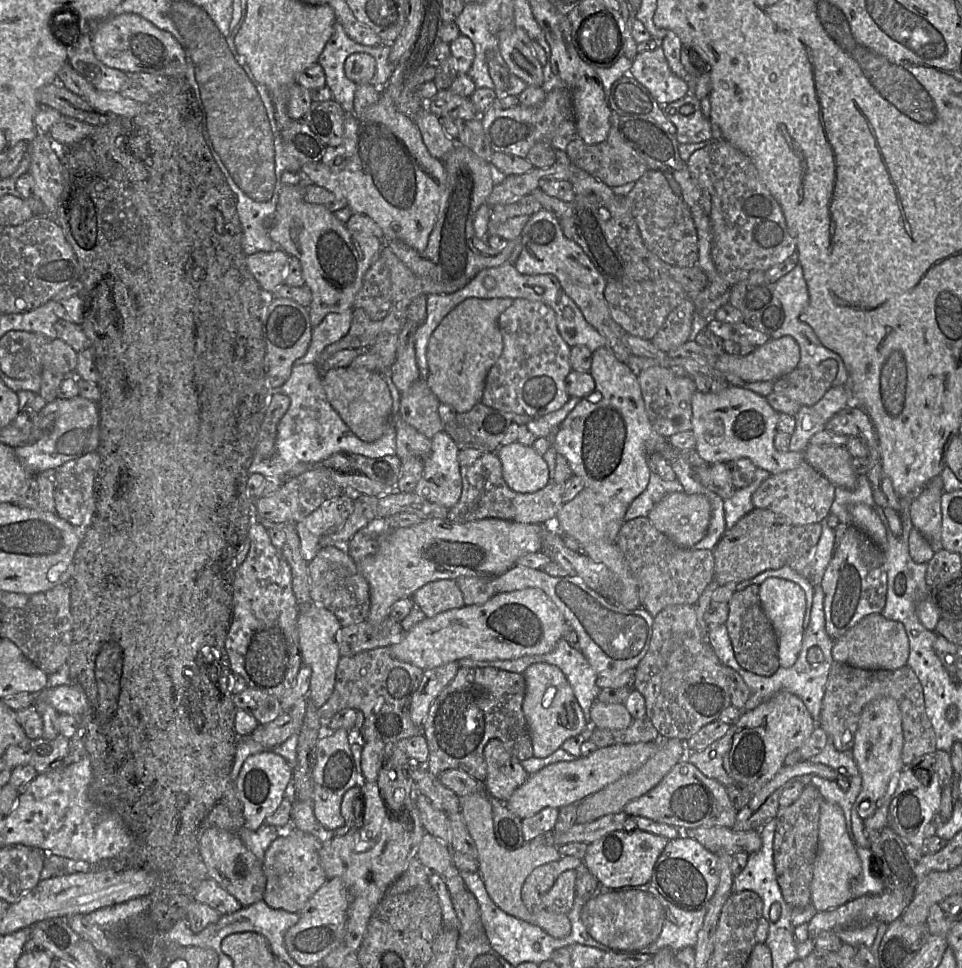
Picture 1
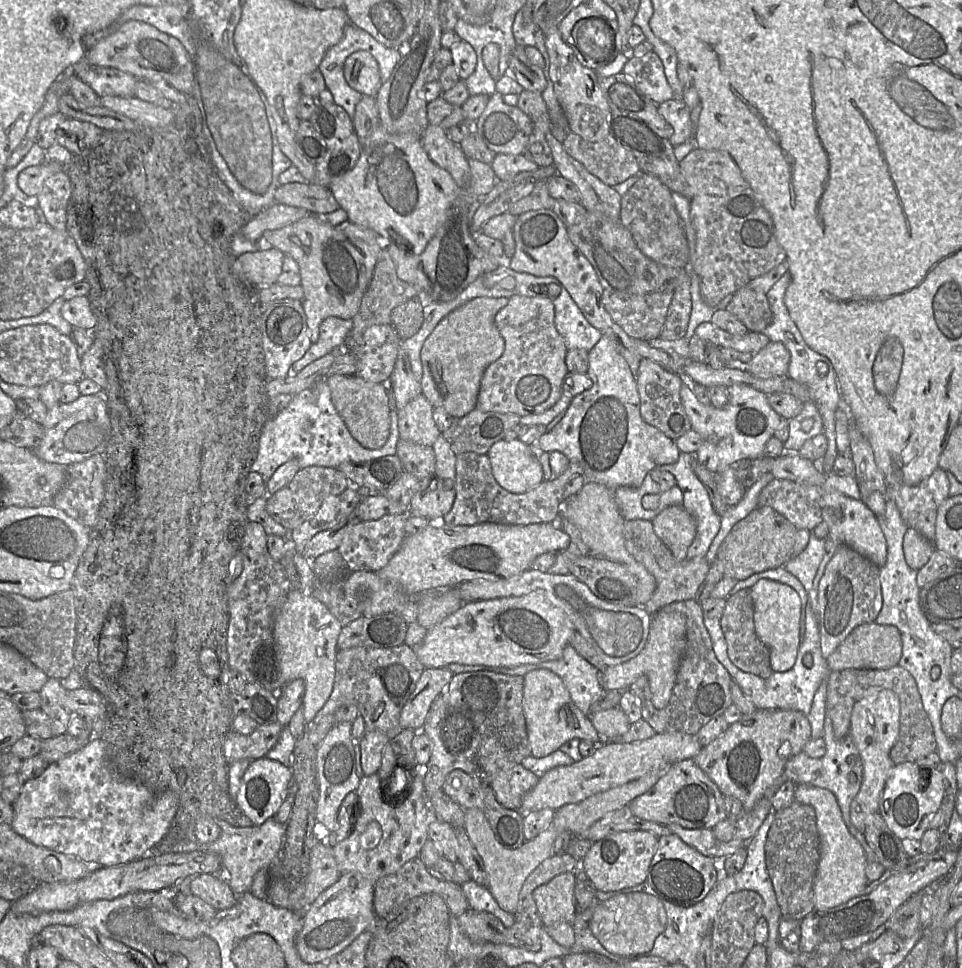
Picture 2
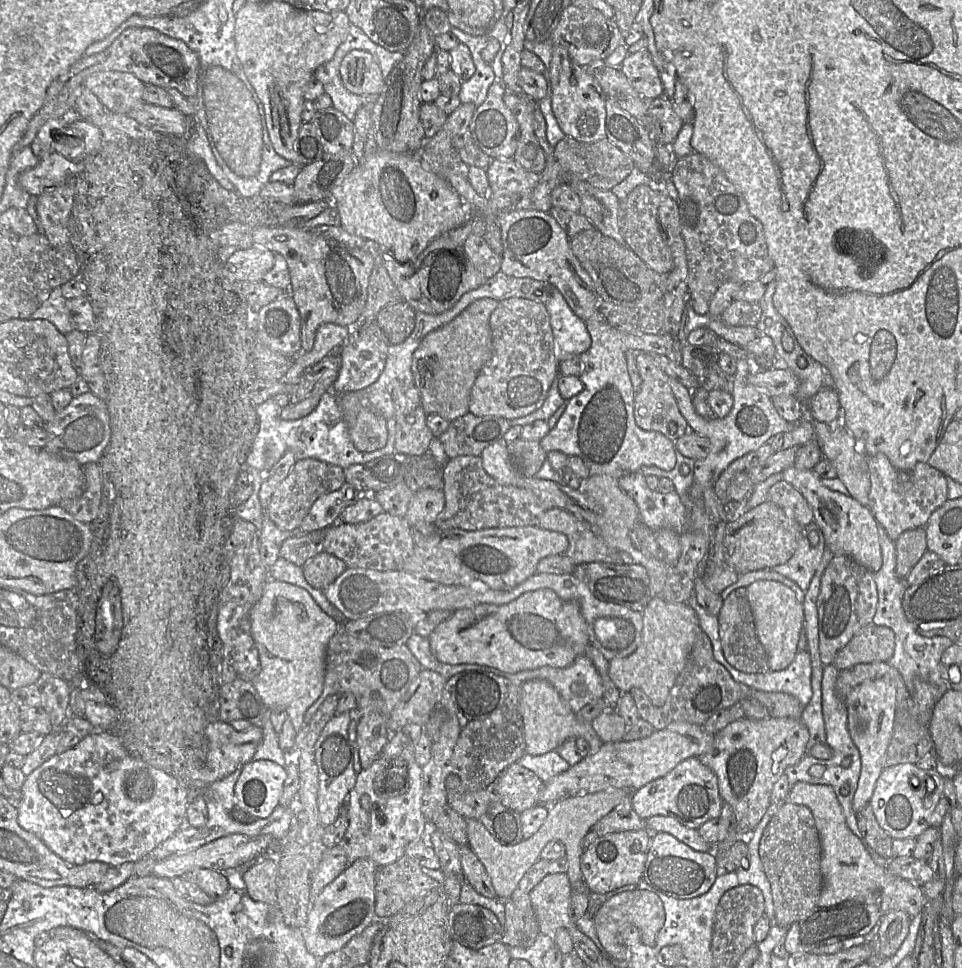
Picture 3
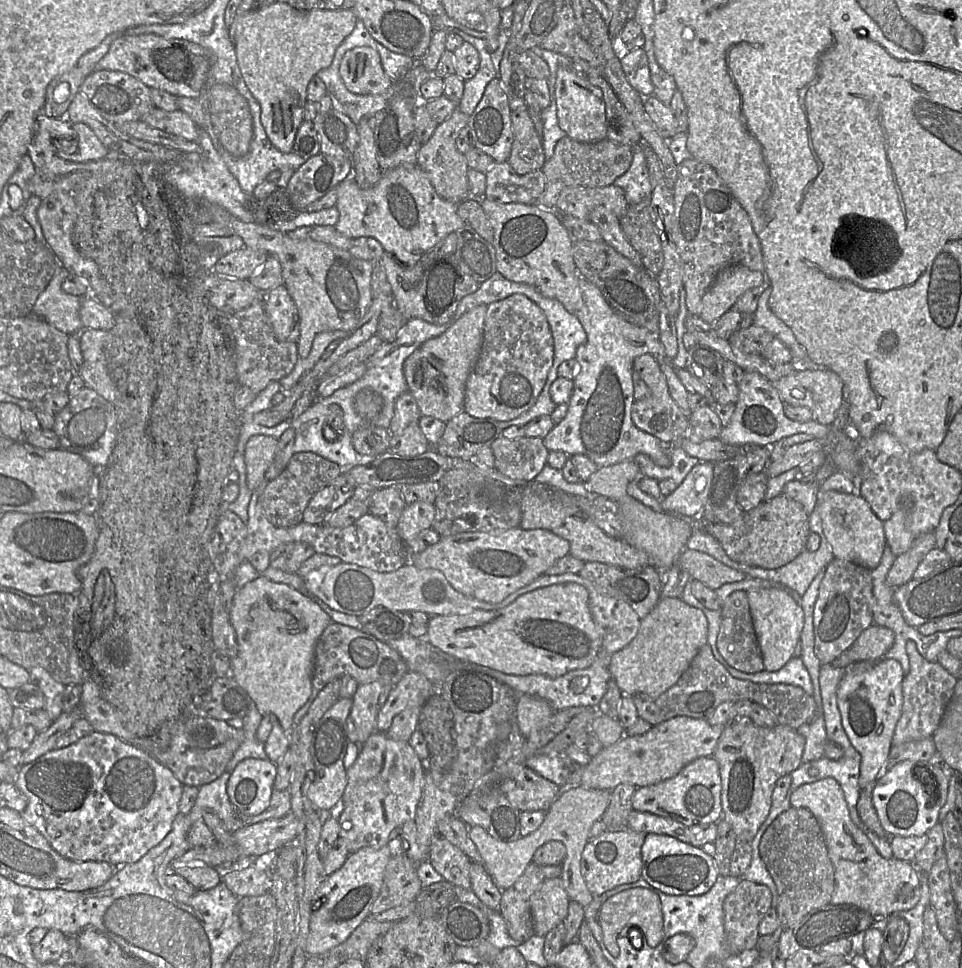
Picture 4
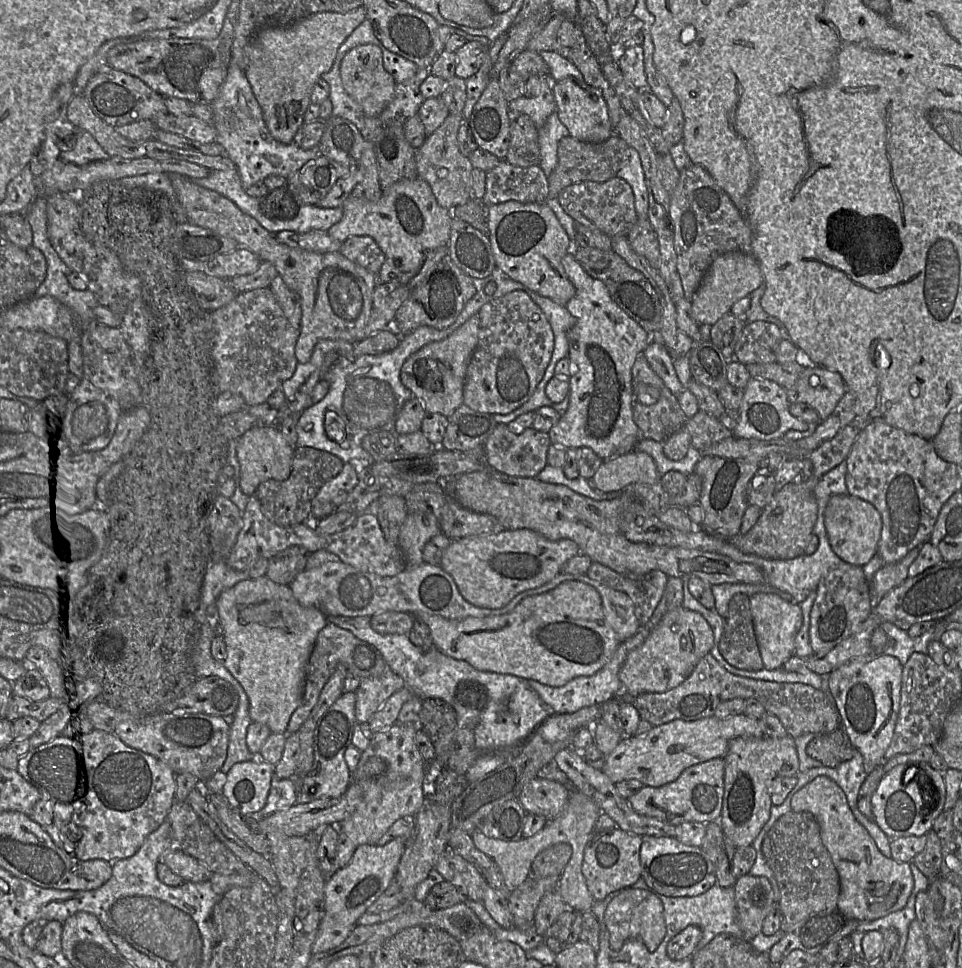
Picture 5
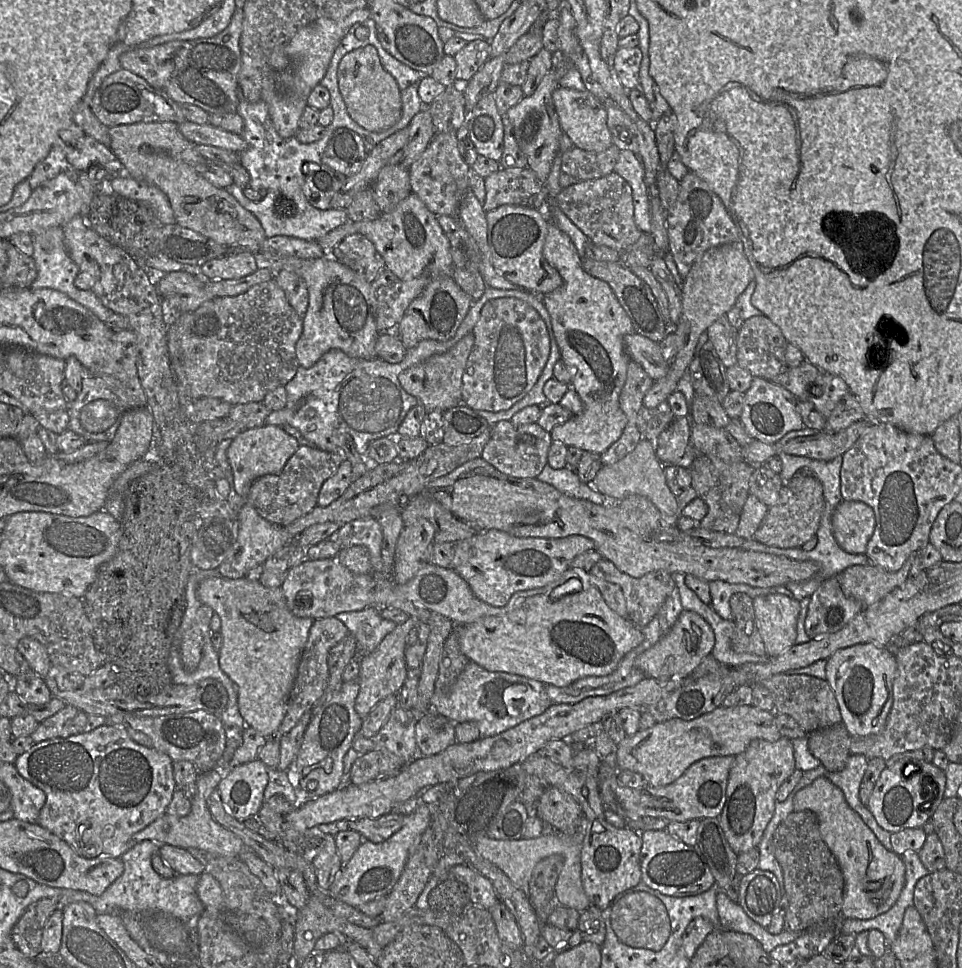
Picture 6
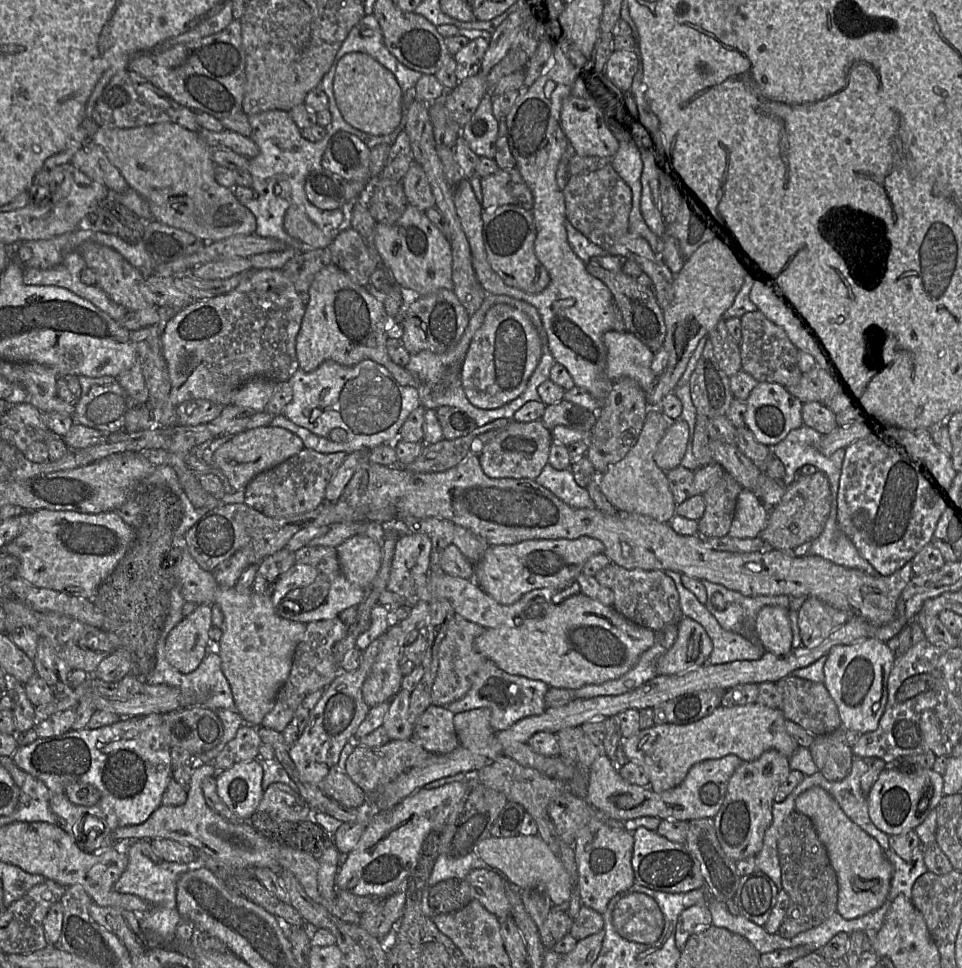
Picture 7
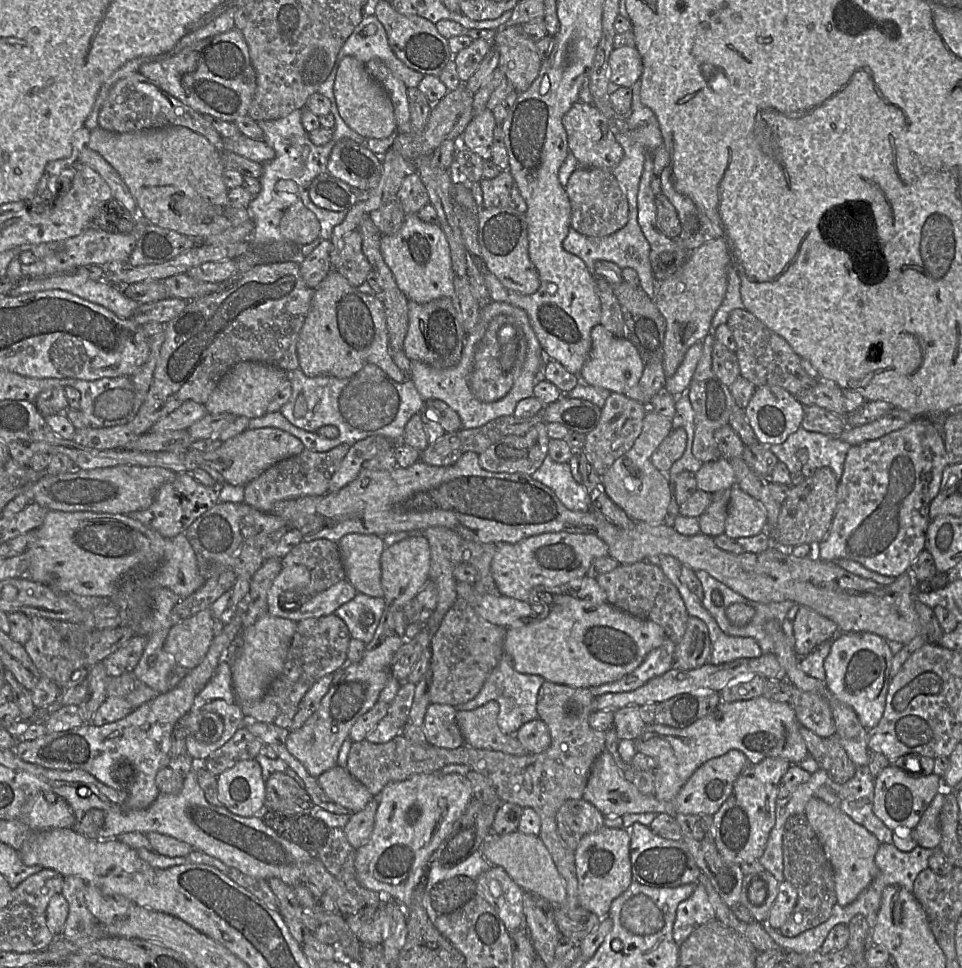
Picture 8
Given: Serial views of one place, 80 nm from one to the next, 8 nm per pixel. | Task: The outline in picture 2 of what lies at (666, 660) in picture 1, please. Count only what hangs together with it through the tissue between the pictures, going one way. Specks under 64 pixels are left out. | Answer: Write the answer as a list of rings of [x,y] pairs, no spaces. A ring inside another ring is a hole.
[[[697,600],[673,602],[661,609],[679,612],[686,620],[686,646],[679,663],[669,703],[663,709],[654,707],[649,681],[645,675],[637,678],[629,690],[640,702],[642,719],[656,733],[679,732],[696,735],[704,725],[722,715],[733,704],[730,693],[732,677],[715,656],[710,636],[704,626],[702,608]]]

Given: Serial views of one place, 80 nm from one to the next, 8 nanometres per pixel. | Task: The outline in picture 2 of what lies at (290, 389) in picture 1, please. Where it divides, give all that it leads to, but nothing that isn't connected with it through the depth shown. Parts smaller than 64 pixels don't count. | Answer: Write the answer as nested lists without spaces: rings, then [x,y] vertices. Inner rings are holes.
[[[335,316],[324,319],[320,324],[318,340],[311,344],[302,358],[293,363],[290,374],[297,374],[315,360],[343,348],[352,323],[353,319]],[[326,378],[293,396],[290,404],[277,415],[268,417],[258,443],[258,452],[251,470],[260,473],[267,483],[276,469],[289,460],[297,461],[299,468],[323,466],[338,468],[344,462],[365,462],[388,455],[395,455],[399,441],[398,417],[393,387],[390,379],[383,385],[389,398],[390,432],[386,443],[379,449],[362,447],[350,434],[345,422],[331,399]]]

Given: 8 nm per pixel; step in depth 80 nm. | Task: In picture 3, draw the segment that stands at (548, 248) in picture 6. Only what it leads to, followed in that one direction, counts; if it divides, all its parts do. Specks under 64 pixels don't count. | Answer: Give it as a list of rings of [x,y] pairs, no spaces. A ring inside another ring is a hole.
[[[599,311],[585,320],[585,324],[591,336],[591,346],[579,355],[582,361],[579,378],[584,388],[566,402],[565,412],[556,425],[539,441],[541,447],[547,453],[557,450],[567,456],[580,457],[589,469],[590,475],[608,474],[620,477],[624,473],[635,472],[642,466],[650,465],[663,470],[671,470],[676,462],[675,442],[660,432],[643,430],[635,422],[634,398],[636,393],[628,374],[625,353],[632,349],[647,354],[666,355],[671,350],[676,337],[664,333],[633,335],[622,332],[611,326]]]

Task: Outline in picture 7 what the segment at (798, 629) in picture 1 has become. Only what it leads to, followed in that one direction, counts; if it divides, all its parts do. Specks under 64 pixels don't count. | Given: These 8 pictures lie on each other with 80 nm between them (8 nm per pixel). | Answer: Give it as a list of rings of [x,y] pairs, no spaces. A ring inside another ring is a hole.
[[[778,606],[763,607],[756,617],[756,630],[766,652],[784,656],[792,650],[789,610]]]

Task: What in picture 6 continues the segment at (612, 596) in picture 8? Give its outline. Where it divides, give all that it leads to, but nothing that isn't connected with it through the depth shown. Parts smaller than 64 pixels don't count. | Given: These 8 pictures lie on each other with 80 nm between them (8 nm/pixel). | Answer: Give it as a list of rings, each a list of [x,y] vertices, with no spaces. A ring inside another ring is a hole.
[[[601,559],[596,562],[589,572],[598,579],[618,585],[625,597],[627,619],[635,626],[646,626],[657,614],[667,597],[676,588],[672,576],[666,571],[653,571],[641,577],[633,577],[621,572],[612,562]]]

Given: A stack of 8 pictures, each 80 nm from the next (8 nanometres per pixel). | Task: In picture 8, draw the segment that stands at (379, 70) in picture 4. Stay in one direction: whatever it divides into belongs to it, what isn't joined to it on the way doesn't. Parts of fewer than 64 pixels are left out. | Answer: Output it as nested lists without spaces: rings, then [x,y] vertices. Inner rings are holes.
[[[344,57],[337,69],[334,81],[334,98],[338,112],[347,126],[366,138],[388,138],[396,131],[392,101],[385,89],[365,69],[365,64],[355,57]]]

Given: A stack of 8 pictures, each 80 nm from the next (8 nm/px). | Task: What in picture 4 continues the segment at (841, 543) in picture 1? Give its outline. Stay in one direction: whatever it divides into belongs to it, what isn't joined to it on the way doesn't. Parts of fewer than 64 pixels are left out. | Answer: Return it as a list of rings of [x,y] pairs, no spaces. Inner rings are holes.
[[[838,558],[826,567],[813,614],[814,652],[822,665],[832,664],[866,628],[873,625],[875,597],[870,571]]]

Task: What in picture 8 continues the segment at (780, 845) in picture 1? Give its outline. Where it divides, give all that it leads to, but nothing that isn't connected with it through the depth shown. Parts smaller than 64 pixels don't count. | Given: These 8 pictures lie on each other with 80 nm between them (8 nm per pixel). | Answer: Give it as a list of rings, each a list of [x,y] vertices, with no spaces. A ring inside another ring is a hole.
[[[804,813],[787,819],[782,854],[784,881],[795,888],[797,901],[786,922],[780,927],[779,933],[792,938],[824,923],[831,916],[833,906],[837,903],[834,871]]]

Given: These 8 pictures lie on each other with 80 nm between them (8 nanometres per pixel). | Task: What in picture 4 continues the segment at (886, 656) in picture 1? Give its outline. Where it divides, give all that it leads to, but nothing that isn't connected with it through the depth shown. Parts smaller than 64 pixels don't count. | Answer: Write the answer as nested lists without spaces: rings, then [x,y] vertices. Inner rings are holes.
[[[871,625],[831,665],[841,668],[859,661],[878,661],[892,648],[894,633],[885,627]]]

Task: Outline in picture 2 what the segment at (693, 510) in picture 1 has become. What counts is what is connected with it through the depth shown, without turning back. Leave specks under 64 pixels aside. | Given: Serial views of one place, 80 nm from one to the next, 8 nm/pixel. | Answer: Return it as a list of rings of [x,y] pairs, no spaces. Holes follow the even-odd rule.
[[[672,505],[662,510],[652,521],[658,538],[677,560],[686,559],[689,546],[696,535],[696,521],[682,505]]]

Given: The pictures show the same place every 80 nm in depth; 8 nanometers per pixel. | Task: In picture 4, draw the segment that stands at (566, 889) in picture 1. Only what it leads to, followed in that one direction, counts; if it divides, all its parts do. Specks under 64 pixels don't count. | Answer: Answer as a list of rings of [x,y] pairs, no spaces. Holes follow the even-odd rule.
[[[560,877],[546,880],[531,897],[534,935],[545,937],[564,923],[570,901]]]

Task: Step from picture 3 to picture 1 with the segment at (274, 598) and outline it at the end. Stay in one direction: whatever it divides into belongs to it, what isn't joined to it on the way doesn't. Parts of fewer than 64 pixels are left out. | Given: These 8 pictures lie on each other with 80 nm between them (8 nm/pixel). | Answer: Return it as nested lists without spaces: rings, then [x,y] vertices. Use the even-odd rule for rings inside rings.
[[[311,602],[300,607],[298,616],[299,647],[302,663],[311,668],[309,691],[306,697],[320,709],[330,698],[335,687],[336,670],[341,657],[338,634],[342,626],[336,616],[326,608]]]

